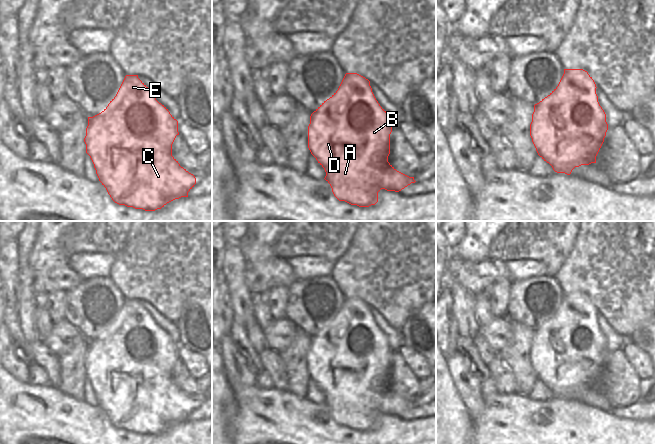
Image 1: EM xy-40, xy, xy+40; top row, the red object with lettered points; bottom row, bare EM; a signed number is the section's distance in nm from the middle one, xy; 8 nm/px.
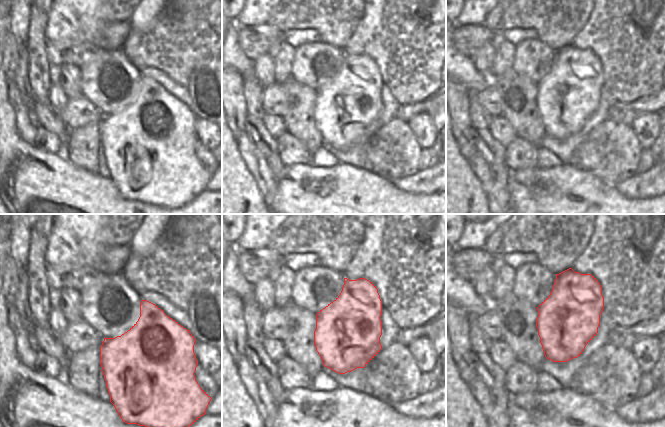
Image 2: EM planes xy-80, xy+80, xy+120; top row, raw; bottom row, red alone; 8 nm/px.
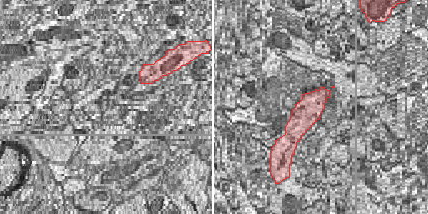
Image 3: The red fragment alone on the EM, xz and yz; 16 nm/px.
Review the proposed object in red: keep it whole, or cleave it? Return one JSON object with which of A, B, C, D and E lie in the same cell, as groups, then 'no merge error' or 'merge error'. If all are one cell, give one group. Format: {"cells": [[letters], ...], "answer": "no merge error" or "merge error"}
{"cells": [["A", "B", "C", "D", "E"]], "answer": "no merge error"}

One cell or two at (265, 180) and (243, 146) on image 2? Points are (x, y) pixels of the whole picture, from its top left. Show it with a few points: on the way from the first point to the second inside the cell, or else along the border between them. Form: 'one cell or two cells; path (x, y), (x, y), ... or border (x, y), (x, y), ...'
one cell; path (261, 172), (250, 154)

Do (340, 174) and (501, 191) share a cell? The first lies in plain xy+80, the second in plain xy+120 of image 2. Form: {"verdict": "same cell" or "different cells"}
{"verdict": "different cells"}

